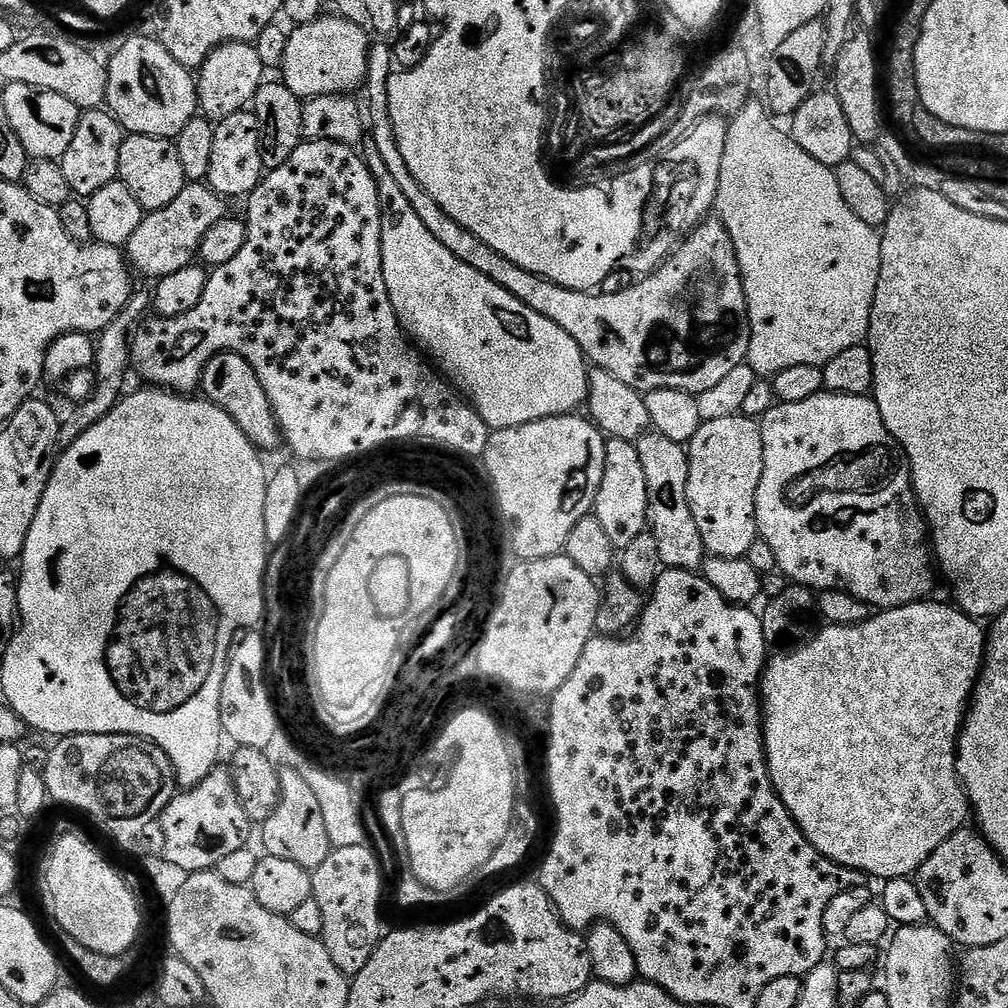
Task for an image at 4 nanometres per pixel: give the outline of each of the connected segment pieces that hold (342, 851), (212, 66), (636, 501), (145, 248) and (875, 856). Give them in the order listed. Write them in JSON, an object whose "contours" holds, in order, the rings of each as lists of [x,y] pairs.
{"contours":[[[[367,843],[345,848],[333,848],[332,853],[322,862],[322,866],[311,869],[312,899],[318,902],[322,910],[323,939],[330,958],[334,958],[334,966],[342,970],[342,974],[349,978],[356,976],[370,962],[374,950],[380,945],[380,899],[384,896],[384,876],[380,873],[380,860],[368,849]]],[[[230,42],[215,48],[195,77],[196,99],[204,119],[219,122],[230,118],[230,114],[245,111],[255,101],[260,85],[265,83],[264,75],[266,69],[258,58],[255,43]]],[[[609,439],[605,443],[606,462],[602,474],[602,486],[598,486],[598,498],[594,514],[606,530],[606,538],[617,550],[623,550],[638,538],[648,527],[648,491],[646,490],[646,473],[642,470],[642,458],[631,440]]],[[[185,183],[182,194],[178,194],[170,206],[147,213],[138,230],[130,234],[126,245],[129,265],[137,273],[149,276],[152,282],[159,282],[166,274],[178,274],[178,270],[197,259],[206,233],[229,215],[230,210],[224,204],[227,204],[225,197],[218,195],[207,183]]],[[[933,598],[917,600],[914,604],[877,611],[866,622],[858,626],[838,626],[828,624],[809,644],[801,643],[791,650],[784,650],[781,656],[769,659],[760,678],[760,699],[764,718],[764,753],[768,755],[768,769],[772,784],[780,796],[780,801],[790,810],[800,832],[826,858],[836,864],[864,873],[865,877],[877,876],[880,882],[894,878],[915,877],[920,868],[946,842],[965,827],[970,820],[968,792],[960,775],[956,772],[956,745],[960,742],[960,729],[970,707],[972,693],[980,679],[986,651],[986,632],[980,629],[975,619],[960,611],[951,603],[939,604]]]]}

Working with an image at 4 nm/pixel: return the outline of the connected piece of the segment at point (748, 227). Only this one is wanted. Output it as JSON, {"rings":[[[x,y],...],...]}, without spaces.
{"rings":[[[756,98],[749,99],[745,107],[728,120],[726,150],[722,154],[722,170],[718,178],[718,190],[714,201],[715,215],[734,242],[734,250],[738,254],[742,286],[748,303],[750,346],[746,364],[747,367],[752,367],[757,372],[755,375],[760,378],[777,376],[782,370],[790,370],[790,366],[819,368],[826,362],[830,362],[830,358],[842,354],[842,350],[850,350],[850,346],[864,344],[868,338],[870,314],[874,306],[874,294],[878,290],[878,278],[882,266],[881,233],[877,229],[866,226],[866,222],[862,222],[862,218],[858,218],[854,215],[854,210],[850,210],[850,206],[846,206],[846,201],[838,190],[838,178],[835,171],[802,150],[802,146],[793,140],[785,129],[783,132],[775,122],[777,123],[770,115],[765,101],[763,99],[756,100]]]}

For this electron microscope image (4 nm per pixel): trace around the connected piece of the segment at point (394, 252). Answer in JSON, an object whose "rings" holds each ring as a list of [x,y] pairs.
{"rings":[[[371,138],[363,141],[362,155],[378,186],[378,206],[382,218],[382,274],[390,302],[405,333],[463,393],[468,403],[488,423],[489,429],[521,428],[542,418],[575,413],[579,409],[576,407],[579,404],[581,407],[588,399],[590,371],[589,361],[578,342],[574,342],[562,326],[530,310],[530,306],[498,286],[498,282],[474,270],[474,266],[466,266],[466,262],[454,258],[454,254],[450,254],[450,250],[446,250],[446,246],[442,246],[442,242],[438,242],[438,238],[422,226],[422,218],[414,214],[414,207],[410,206],[402,189],[386,170],[378,147],[374,146]]]}

